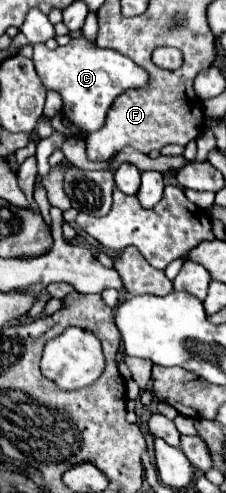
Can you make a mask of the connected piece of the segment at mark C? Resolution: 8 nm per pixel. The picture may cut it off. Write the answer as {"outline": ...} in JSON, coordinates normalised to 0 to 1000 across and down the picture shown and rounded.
{"outline":[[[327,77],[248,101],[212,101],[204,89],[159,89],[142,122],[186,170],[274,195],[283,239],[372,272],[407,272],[451,260],[478,219],[540,187],[575,178],[646,178],[664,162],[655,146],[566,114],[540,114],[513,101],[407,93],[381,77]]]}

